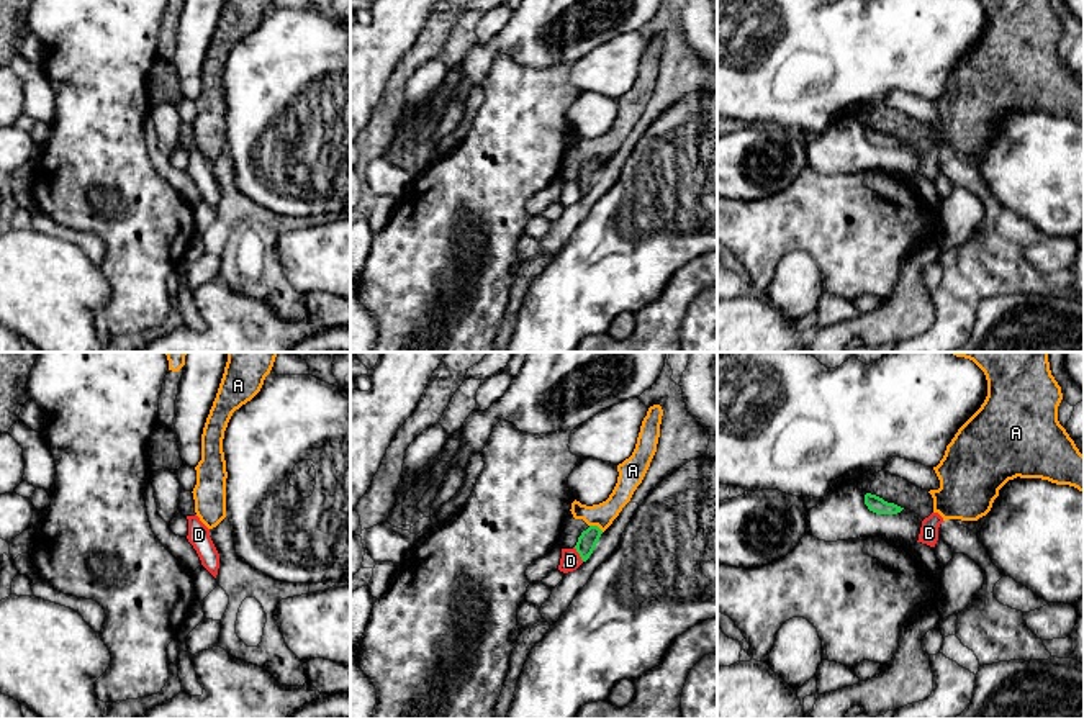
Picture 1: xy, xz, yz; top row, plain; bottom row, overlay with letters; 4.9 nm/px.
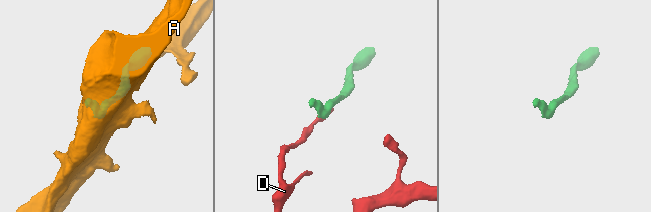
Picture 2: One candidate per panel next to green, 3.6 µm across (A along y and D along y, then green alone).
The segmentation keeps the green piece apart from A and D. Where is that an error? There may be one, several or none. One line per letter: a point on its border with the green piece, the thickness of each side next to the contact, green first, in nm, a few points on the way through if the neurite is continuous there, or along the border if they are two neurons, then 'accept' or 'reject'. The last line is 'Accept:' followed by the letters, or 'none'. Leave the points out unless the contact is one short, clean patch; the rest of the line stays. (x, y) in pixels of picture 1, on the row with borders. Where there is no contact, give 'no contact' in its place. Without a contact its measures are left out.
A: contact xz (596, 526); calibres 90 and 120 nm; reject
D: contact xz (578, 552); calibres 90 and 100 nm; reject
Accept: none

